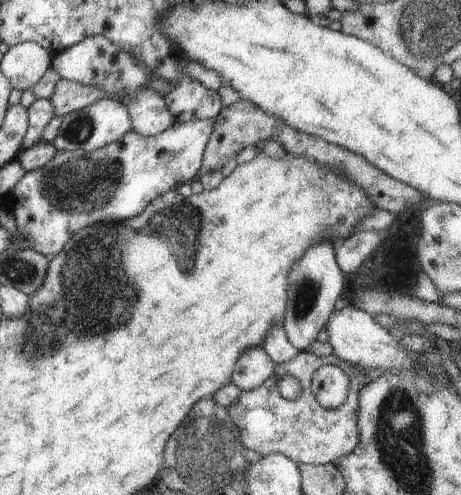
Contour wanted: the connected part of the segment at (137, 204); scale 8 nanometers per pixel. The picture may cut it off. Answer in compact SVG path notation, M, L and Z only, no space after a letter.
M190 119L174 122L170 128L152 137L145 137L130 130L118 142L106 144L90 152L57 150L56 156L50 162L46 162L42 168L26 172L10 190L2 206L13 212L20 234L28 236L28 249L52 260L56 254L62 252L62 248L66 246L72 235L86 226L104 218L123 221L138 216L160 194L175 190L182 183L190 184L197 178L212 130L214 130L214 119Z

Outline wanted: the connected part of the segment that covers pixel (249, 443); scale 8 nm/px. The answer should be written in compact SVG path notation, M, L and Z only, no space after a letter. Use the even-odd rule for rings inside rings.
M299 351L292 360L284 364L276 364L274 372L258 386L249 391L242 391L238 402L228 406L228 414L240 430L240 442L244 448L250 448L260 455L284 454L294 462L312 463L316 465L330 464L346 454L350 454L360 442L358 428L358 396L364 388L366 372L354 370L353 364L344 362L333 356L318 357L308 351ZM326 363L342 368L350 378L350 390L342 406L324 408L314 396L311 389L312 374L319 366ZM282 376L292 376L302 386L302 392L296 400L286 400L278 392L278 380Z

